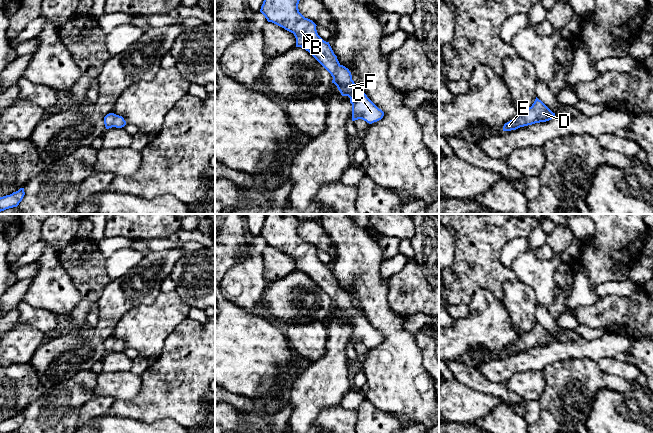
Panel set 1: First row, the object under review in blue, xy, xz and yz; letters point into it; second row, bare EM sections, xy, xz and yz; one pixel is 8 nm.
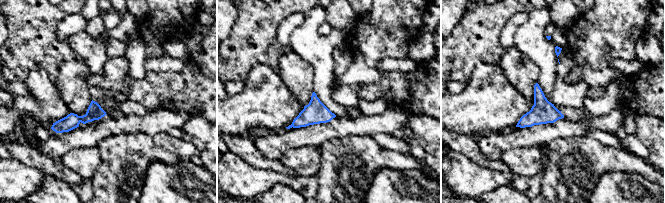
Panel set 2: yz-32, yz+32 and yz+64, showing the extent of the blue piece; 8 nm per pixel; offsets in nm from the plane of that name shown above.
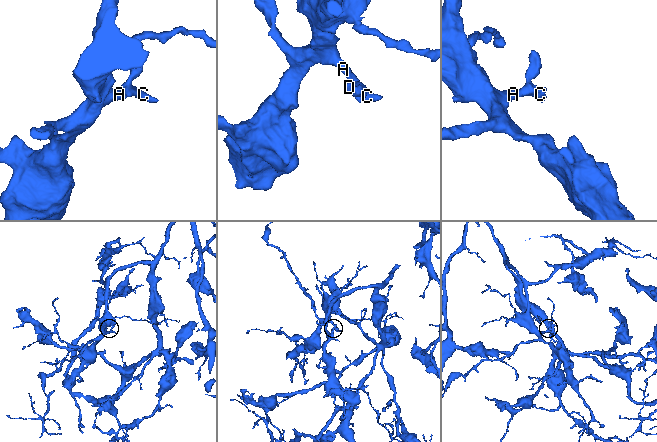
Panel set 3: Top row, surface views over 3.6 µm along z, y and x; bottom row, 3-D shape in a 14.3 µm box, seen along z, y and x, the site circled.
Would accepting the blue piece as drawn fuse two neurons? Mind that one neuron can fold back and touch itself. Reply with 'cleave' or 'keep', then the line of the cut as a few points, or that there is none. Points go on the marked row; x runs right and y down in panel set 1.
keep | no cut

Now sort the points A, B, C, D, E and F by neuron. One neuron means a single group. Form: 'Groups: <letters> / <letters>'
Groups: A B C D E F

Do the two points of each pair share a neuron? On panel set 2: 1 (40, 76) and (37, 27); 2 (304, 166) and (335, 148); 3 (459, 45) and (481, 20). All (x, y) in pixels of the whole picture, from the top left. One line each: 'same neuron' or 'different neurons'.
1: different neurons
2: different neurons
3: same neuron

